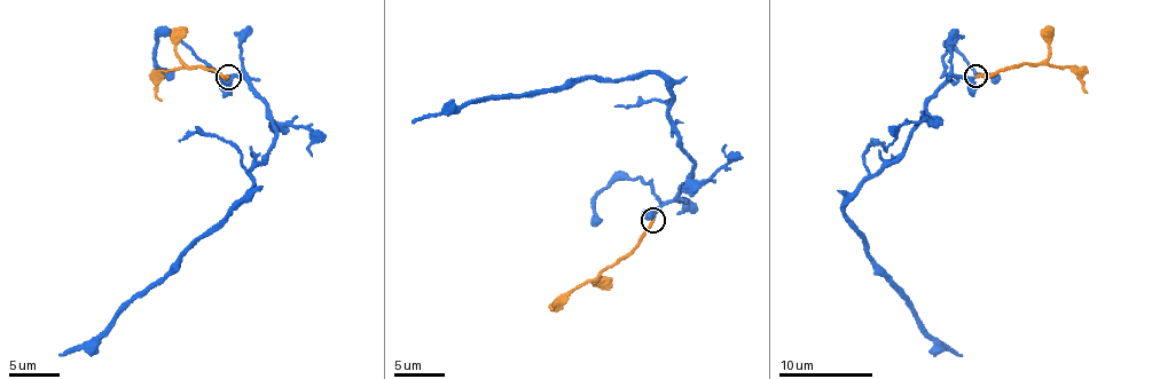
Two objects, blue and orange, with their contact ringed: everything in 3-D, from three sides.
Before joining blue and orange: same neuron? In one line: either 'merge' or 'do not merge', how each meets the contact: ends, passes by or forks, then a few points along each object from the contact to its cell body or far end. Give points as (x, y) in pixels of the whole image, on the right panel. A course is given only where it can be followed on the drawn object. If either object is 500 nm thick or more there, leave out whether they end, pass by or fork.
merge | blue passes by | orange ends | blue via (976, 76), (954, 77), (938, 89), (894, 160), (845, 207), (914, 316), (963, 355) | orange via (976, 76), (990, 77), (1025, 63), (1067, 68), (1087, 93)

